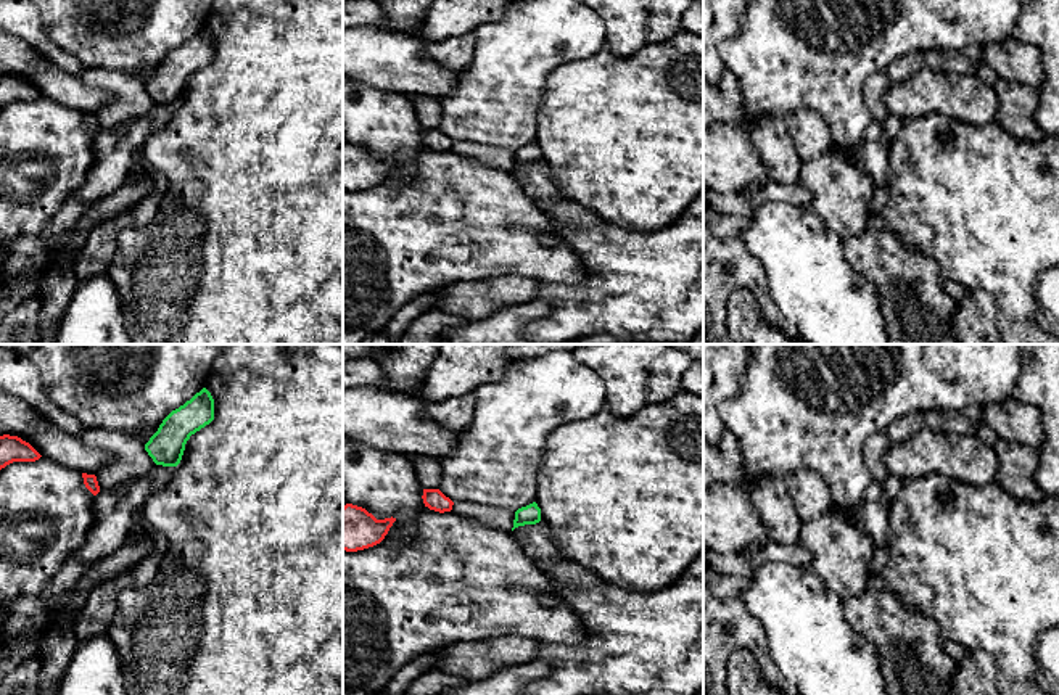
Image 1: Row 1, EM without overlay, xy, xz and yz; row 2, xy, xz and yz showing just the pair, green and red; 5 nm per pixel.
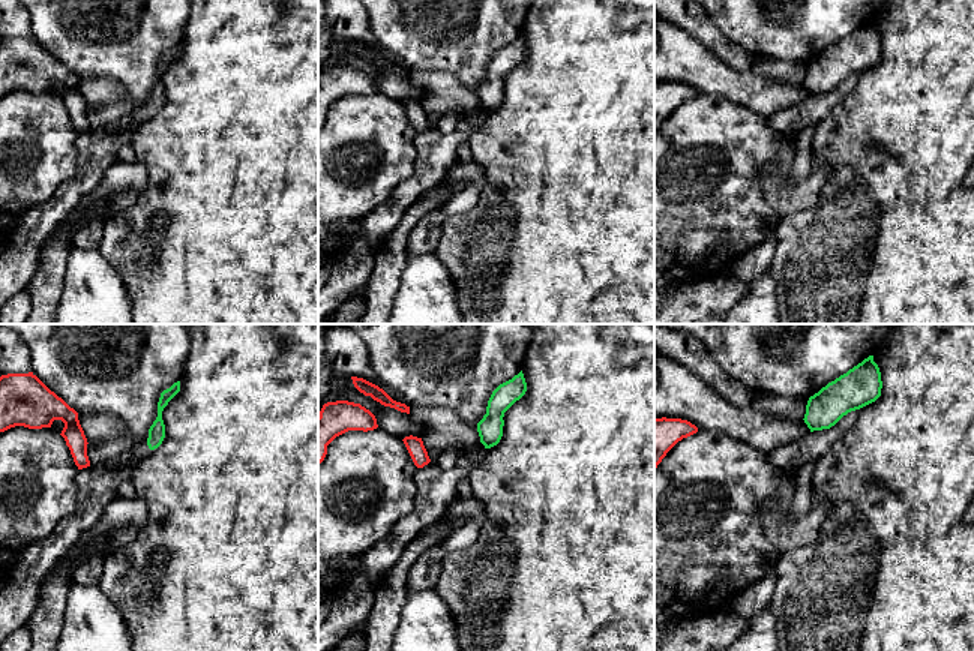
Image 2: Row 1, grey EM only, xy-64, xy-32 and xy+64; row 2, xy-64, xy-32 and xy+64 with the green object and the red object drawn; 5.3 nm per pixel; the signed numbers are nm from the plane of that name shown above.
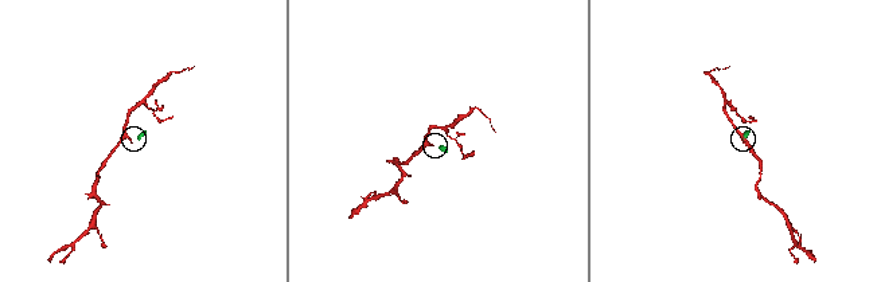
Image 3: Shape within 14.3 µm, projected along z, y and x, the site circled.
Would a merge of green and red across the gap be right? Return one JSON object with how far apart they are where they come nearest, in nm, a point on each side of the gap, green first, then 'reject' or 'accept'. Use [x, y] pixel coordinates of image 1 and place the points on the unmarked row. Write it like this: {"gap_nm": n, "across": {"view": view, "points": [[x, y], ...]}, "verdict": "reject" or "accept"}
{"gap_nm": 280, "across": {"view": "xy", "points": [[145, 89], [95, 116]]}, "verdict": "reject"}

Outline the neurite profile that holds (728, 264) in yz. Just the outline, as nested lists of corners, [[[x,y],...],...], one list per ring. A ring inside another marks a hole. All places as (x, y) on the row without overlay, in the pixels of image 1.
[[[703,203],[703,344],[719,344],[726,335],[727,299],[737,288],[750,290],[764,319],[798,344],[798,330],[769,296],[766,272],[748,253],[742,235],[747,217],[723,214]]]

